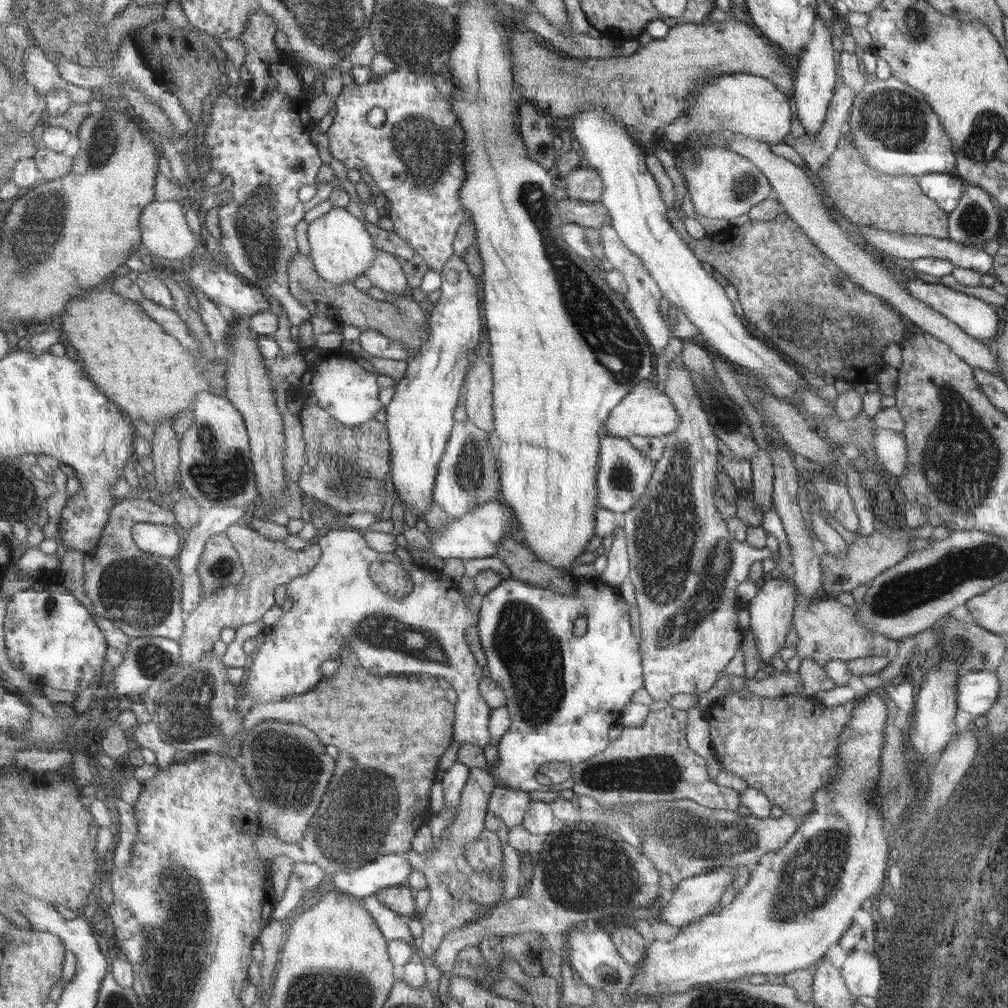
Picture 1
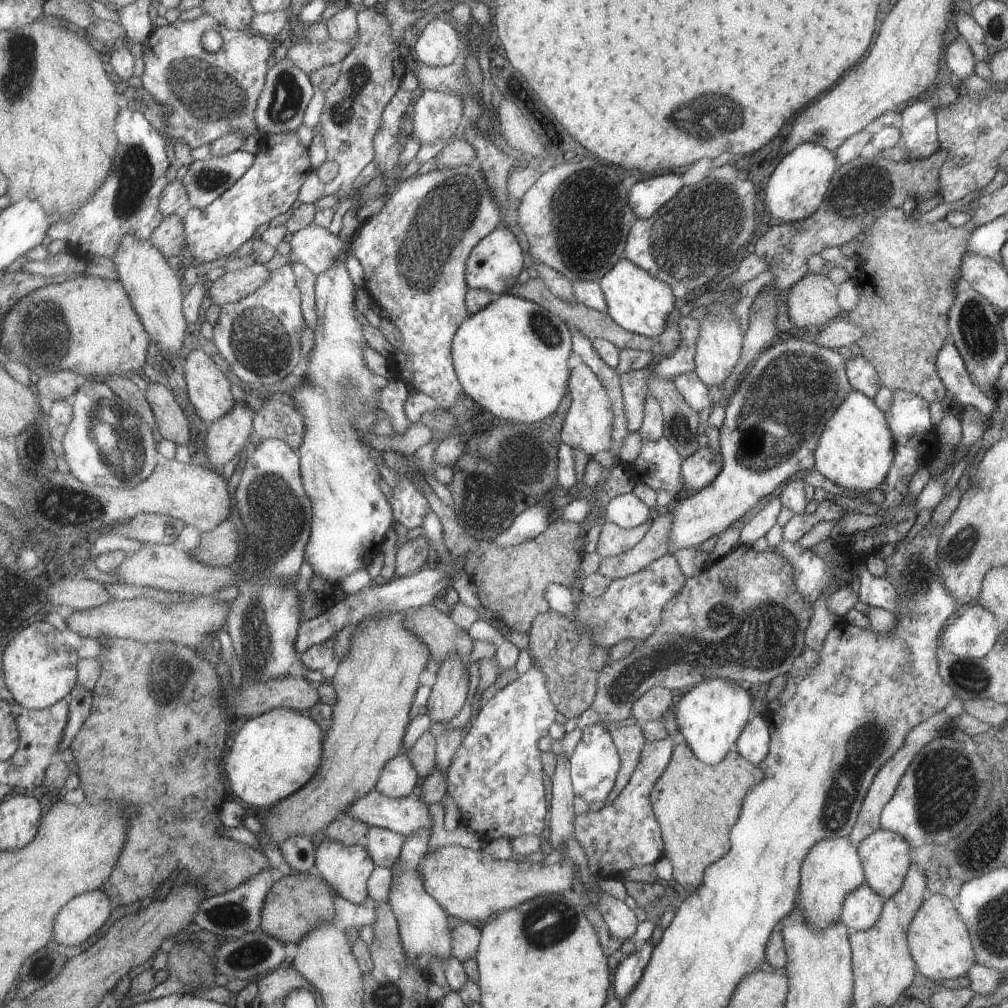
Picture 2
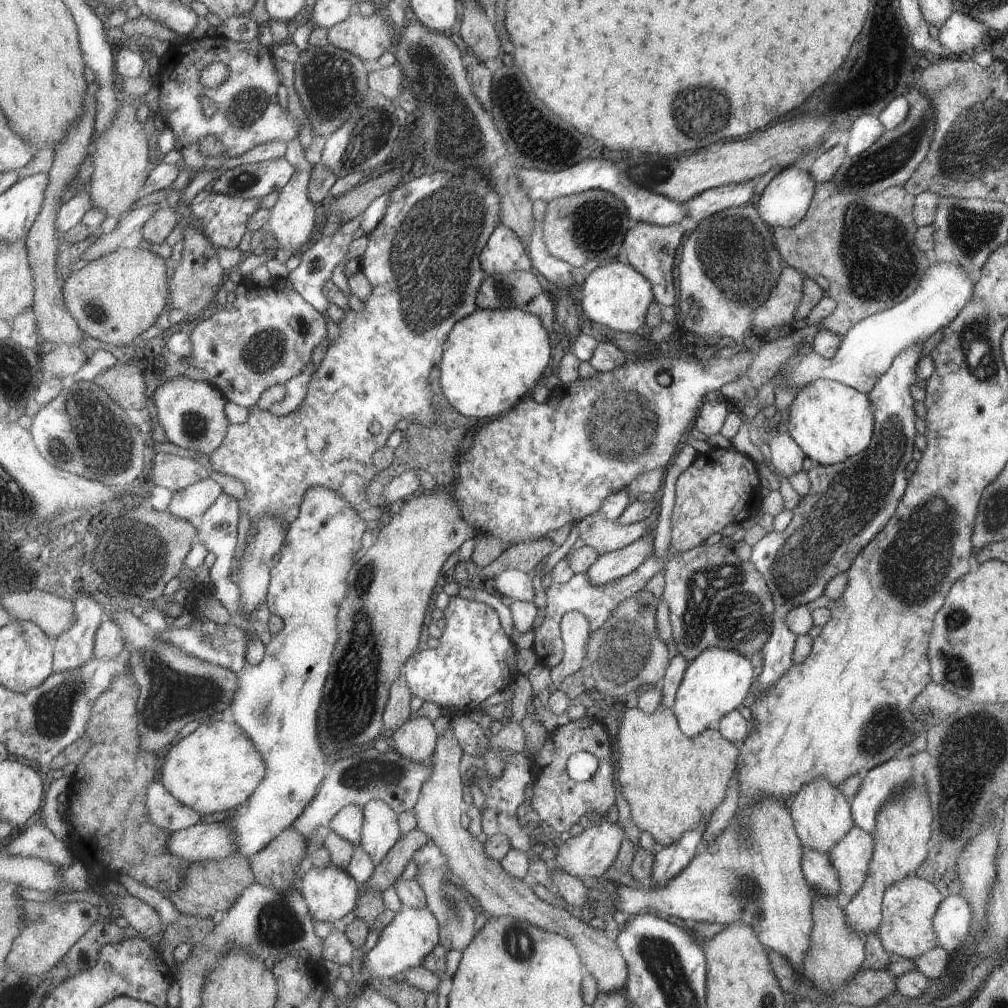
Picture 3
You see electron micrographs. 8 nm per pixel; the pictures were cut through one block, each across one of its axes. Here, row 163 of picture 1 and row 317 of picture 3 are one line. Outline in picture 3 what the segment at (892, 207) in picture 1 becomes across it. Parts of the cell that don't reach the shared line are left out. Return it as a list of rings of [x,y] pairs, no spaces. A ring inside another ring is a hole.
[[[821,182],[815,184],[815,196],[805,218],[793,228],[775,228],[775,246],[785,266],[799,270],[807,278],[823,276],[829,282],[827,296],[835,300],[837,308],[819,326],[803,326],[775,342],[757,344],[753,360],[743,374],[743,378],[751,380],[749,394],[755,394],[757,388],[773,378],[787,358],[797,352],[799,342],[811,344],[819,328],[843,338],[859,320],[891,310],[915,292],[929,262],[925,260],[925,252],[915,244],[917,224],[913,218],[913,200],[903,186],[879,194],[855,196],[841,192],[833,182]]]

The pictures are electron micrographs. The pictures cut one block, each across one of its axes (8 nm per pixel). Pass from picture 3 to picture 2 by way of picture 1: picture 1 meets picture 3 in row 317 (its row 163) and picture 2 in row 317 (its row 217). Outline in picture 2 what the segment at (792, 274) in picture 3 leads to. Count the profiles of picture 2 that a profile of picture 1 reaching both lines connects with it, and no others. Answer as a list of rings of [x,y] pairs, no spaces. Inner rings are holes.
[[[805,274],[785,292],[785,302],[795,334],[805,334],[807,328],[831,320],[841,308],[839,302],[835,302],[835,286],[825,274]]]

